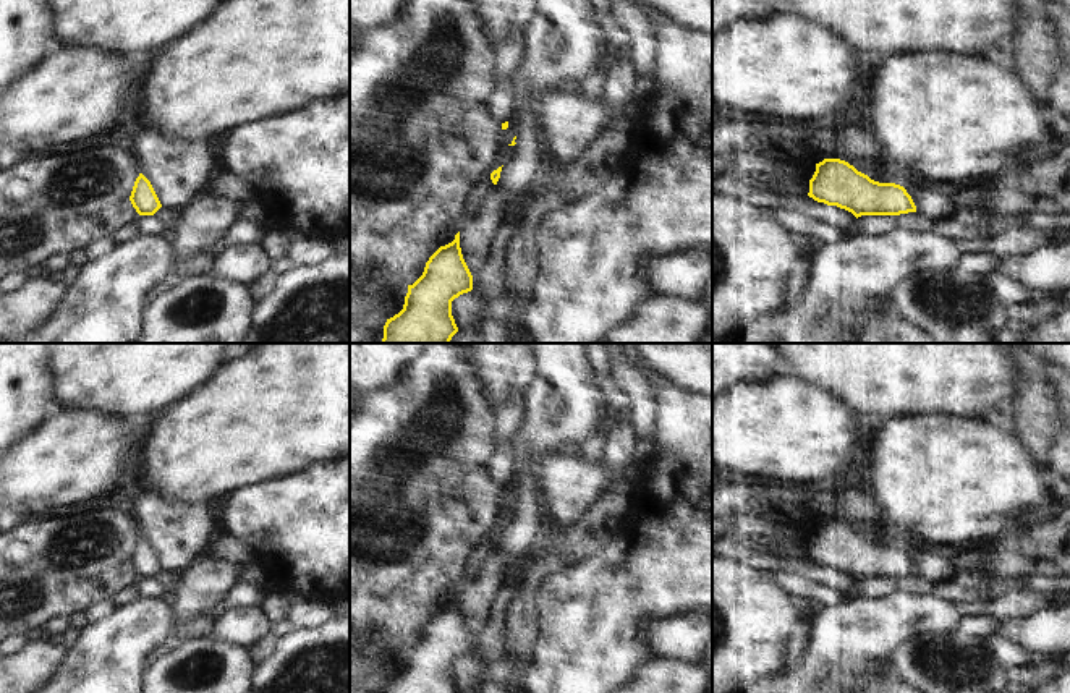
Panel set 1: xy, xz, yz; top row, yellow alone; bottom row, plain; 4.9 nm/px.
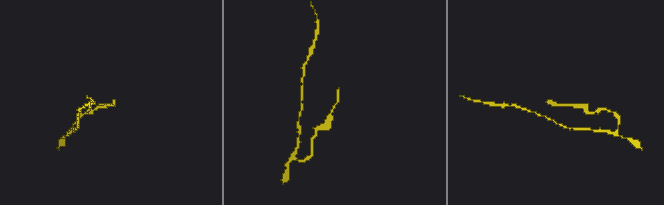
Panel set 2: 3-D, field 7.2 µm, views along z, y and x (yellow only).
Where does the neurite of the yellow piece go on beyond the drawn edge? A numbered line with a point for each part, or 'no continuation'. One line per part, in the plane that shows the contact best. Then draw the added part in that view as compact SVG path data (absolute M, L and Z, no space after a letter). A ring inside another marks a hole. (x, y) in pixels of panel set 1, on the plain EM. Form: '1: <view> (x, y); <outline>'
no continuation

